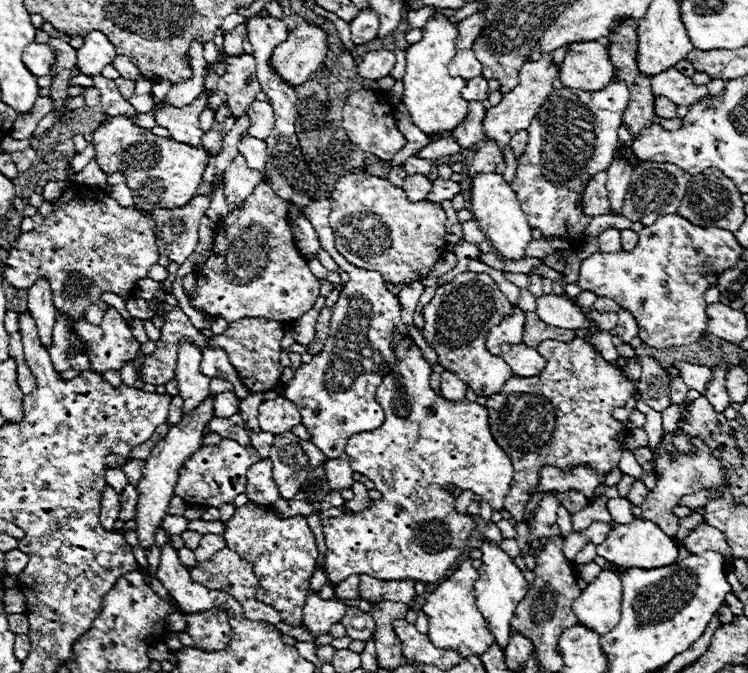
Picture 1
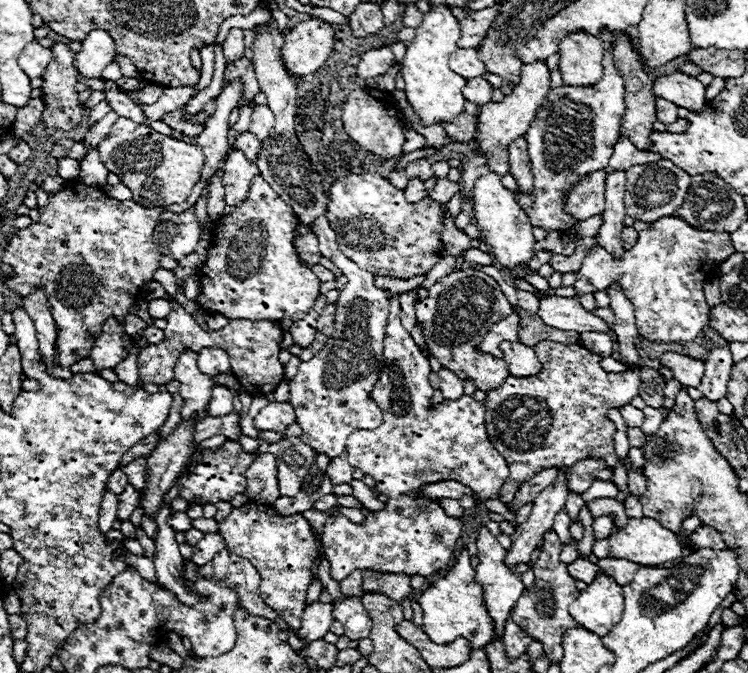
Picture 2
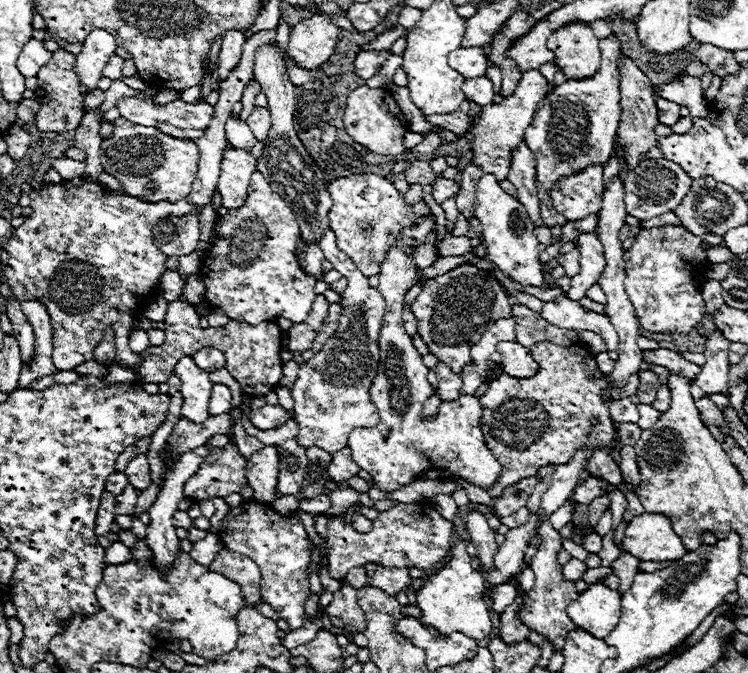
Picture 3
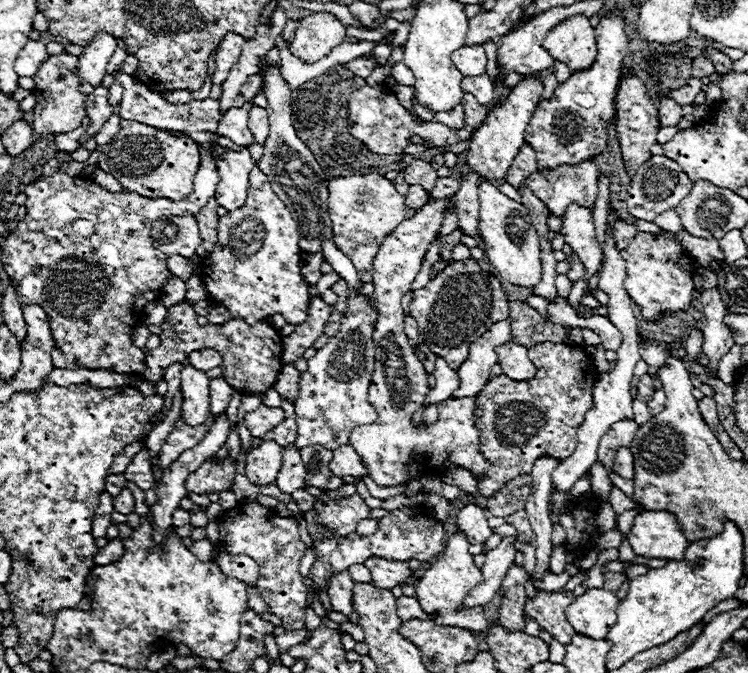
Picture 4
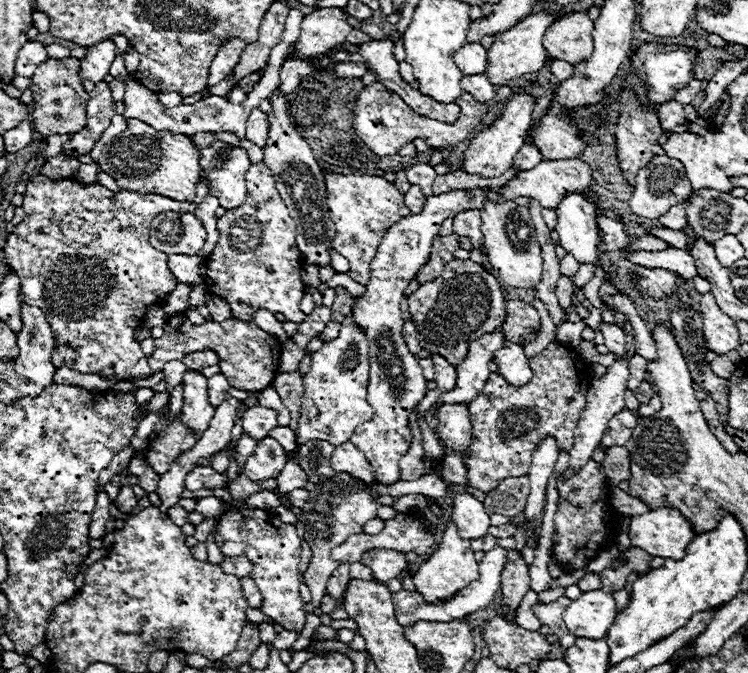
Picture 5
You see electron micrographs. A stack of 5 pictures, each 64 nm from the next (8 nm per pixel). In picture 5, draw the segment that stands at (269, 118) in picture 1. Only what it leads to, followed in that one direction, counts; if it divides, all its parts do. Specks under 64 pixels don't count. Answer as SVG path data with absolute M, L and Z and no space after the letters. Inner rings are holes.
M260 108L252 110L252 114L250 114L248 122L246 122L246 134L248 134L248 140L258 144L260 148L266 146L266 140L268 140L268 116Z

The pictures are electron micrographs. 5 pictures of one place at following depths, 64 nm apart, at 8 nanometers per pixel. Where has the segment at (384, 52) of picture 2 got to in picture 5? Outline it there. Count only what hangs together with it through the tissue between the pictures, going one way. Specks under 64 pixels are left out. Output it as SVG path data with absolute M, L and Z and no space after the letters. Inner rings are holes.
M338 62L334 66L334 70L342 78L362 78L368 72L368 68L364 64L354 64L354 62Z

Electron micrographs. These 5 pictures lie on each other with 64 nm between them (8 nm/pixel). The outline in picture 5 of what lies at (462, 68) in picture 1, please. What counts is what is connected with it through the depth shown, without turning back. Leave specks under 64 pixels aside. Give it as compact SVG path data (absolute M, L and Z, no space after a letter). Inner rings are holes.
M466 44L454 54L456 66L462 70L464 76L474 76L474 74L484 74L486 64L488 64L488 54L482 44Z

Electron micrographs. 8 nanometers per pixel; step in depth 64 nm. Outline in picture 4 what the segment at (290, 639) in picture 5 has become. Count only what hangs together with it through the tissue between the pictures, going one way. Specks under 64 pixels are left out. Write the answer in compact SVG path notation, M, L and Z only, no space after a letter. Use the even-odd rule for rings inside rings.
M302 628L302 630L292 630L292 632L284 632L282 636L276 636L276 644L280 650L288 650L300 642L304 642L308 638L308 630Z

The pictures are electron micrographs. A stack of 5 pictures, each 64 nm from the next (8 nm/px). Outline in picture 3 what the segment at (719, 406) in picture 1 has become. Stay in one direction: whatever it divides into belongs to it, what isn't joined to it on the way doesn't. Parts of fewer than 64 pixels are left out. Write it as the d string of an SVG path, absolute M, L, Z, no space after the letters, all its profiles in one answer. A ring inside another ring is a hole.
M716 330L706 344L704 356L706 364L702 366L702 372L696 376L694 384L700 386L706 394L726 394L728 392L728 348L732 342L728 342L720 330Z

